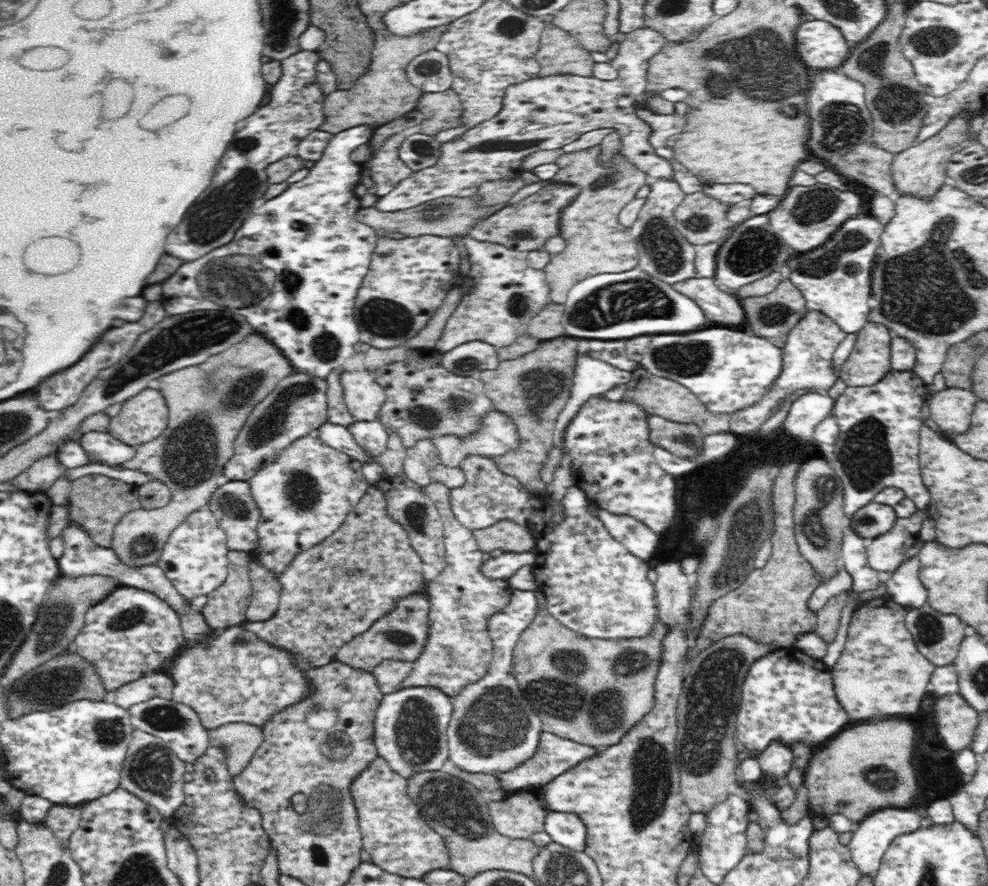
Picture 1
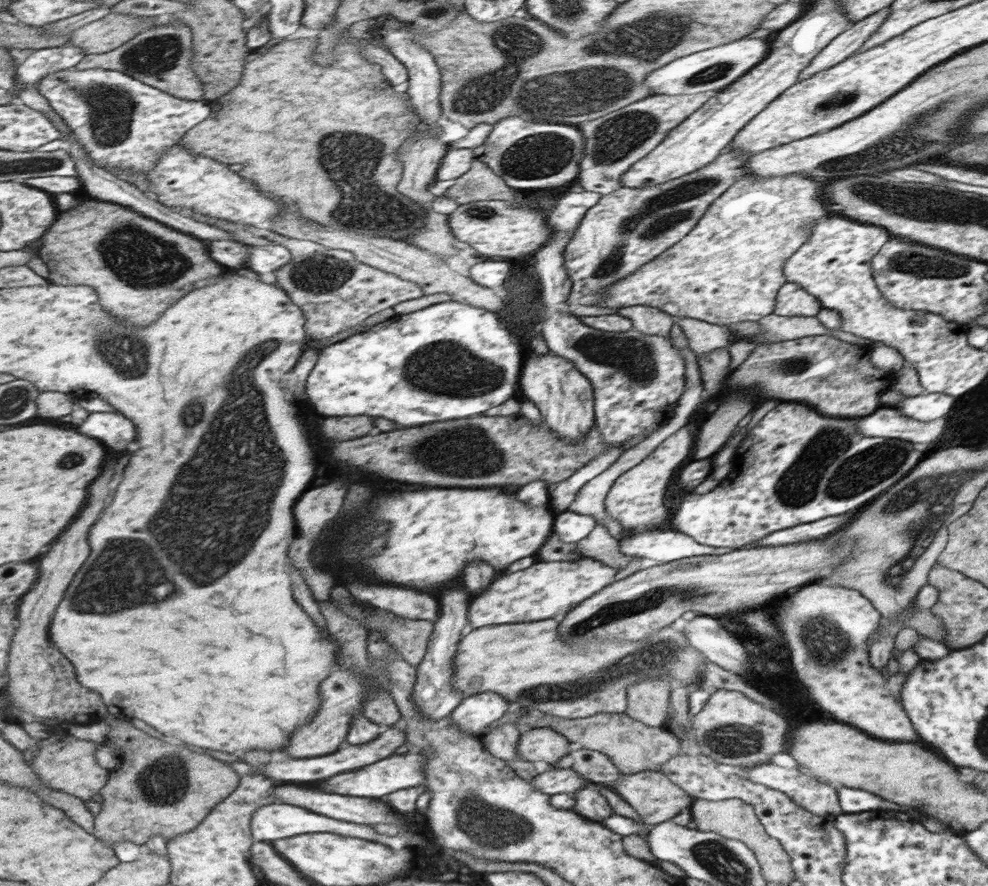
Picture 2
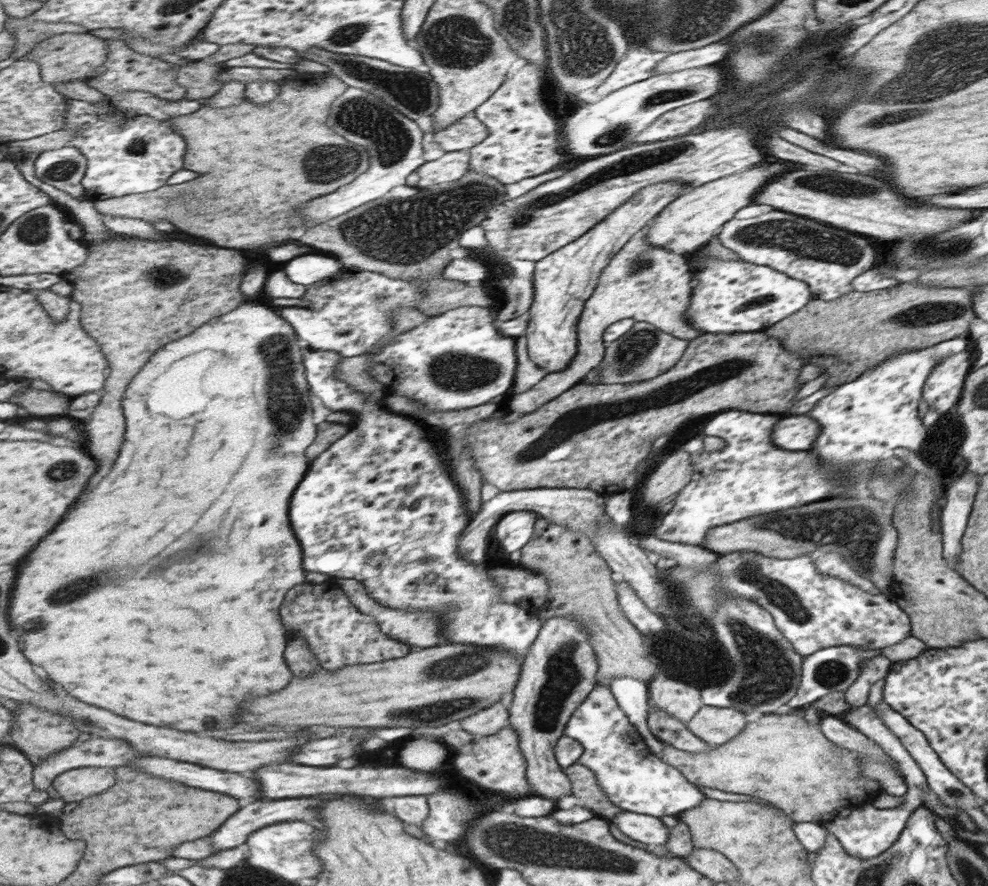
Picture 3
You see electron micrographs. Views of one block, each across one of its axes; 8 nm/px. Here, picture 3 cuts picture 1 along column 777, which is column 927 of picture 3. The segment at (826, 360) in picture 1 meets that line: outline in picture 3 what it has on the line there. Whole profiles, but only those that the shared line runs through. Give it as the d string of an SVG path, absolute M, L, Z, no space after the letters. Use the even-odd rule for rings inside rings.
M965 349L940 361L924 384L923 398L927 406L938 415L945 414L957 402L967 370L969 354Z

